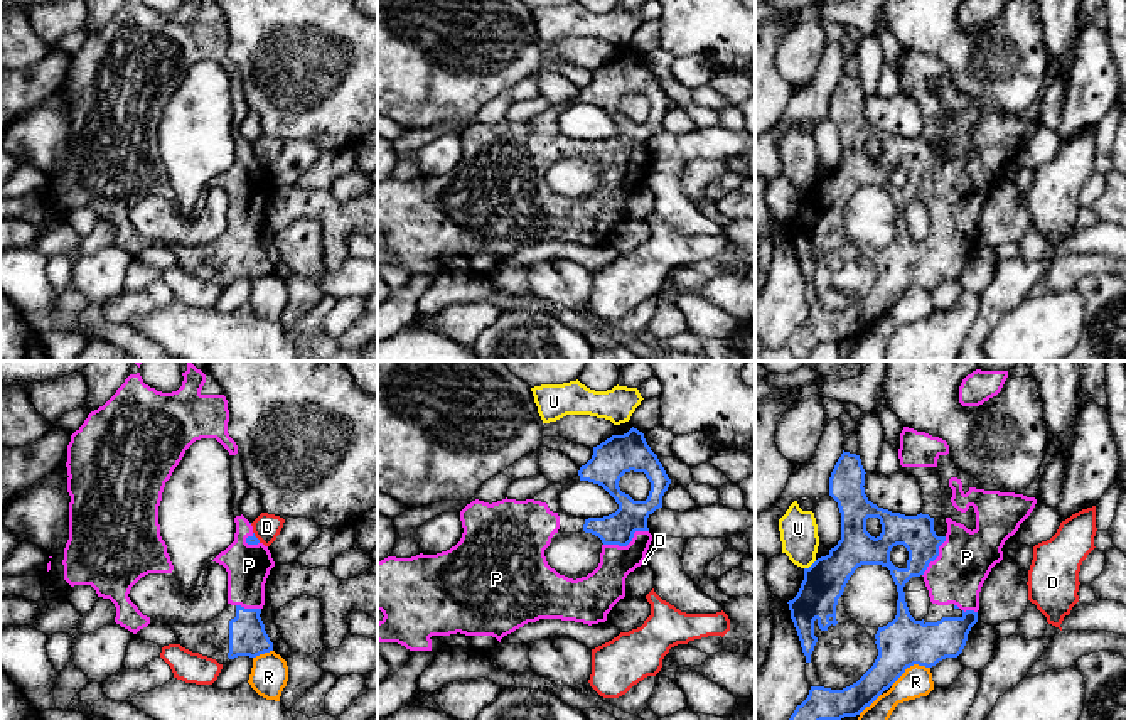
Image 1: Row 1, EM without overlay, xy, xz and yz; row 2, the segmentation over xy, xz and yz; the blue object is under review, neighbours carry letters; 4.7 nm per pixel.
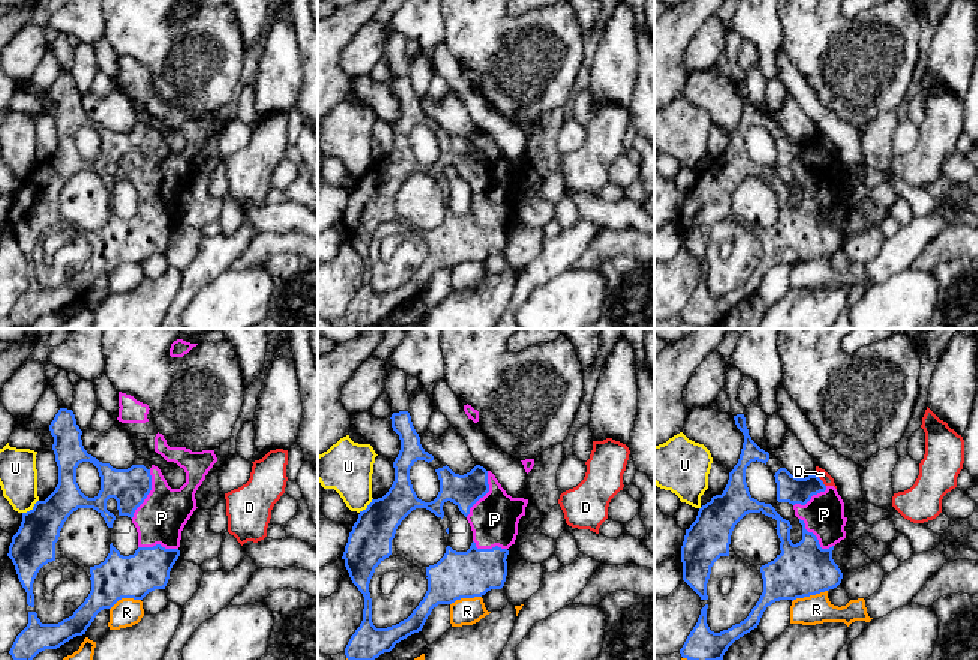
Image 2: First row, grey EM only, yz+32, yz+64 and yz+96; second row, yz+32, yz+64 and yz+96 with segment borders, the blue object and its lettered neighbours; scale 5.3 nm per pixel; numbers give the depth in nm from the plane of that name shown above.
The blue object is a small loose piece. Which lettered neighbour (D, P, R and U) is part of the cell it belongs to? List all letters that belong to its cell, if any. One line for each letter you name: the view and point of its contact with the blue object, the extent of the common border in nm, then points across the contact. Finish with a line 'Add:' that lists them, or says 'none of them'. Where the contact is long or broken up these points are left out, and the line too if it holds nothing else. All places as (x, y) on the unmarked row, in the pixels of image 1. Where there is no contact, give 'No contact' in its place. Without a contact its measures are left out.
P: Touches blue at xz (627, 166). Shared border 220 nm
Add: P

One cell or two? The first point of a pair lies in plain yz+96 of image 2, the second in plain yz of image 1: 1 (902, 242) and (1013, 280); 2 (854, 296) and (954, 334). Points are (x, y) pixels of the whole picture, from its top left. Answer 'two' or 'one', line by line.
1: one
2: two

